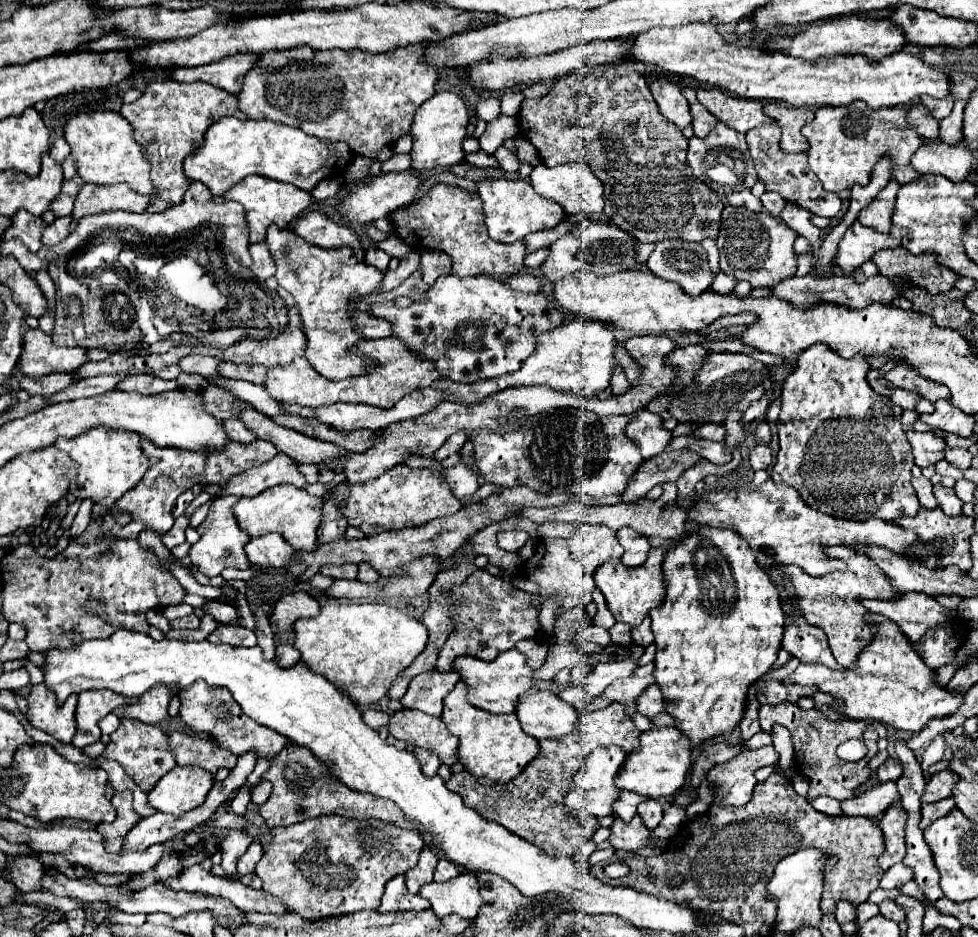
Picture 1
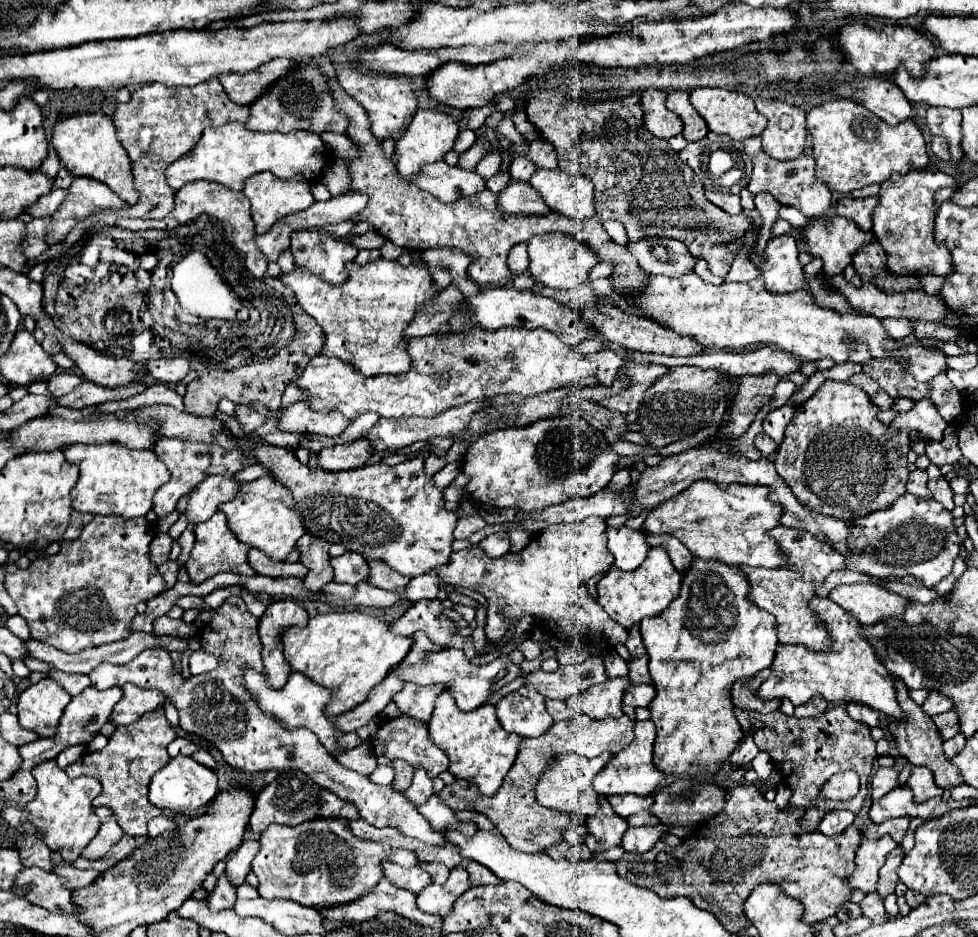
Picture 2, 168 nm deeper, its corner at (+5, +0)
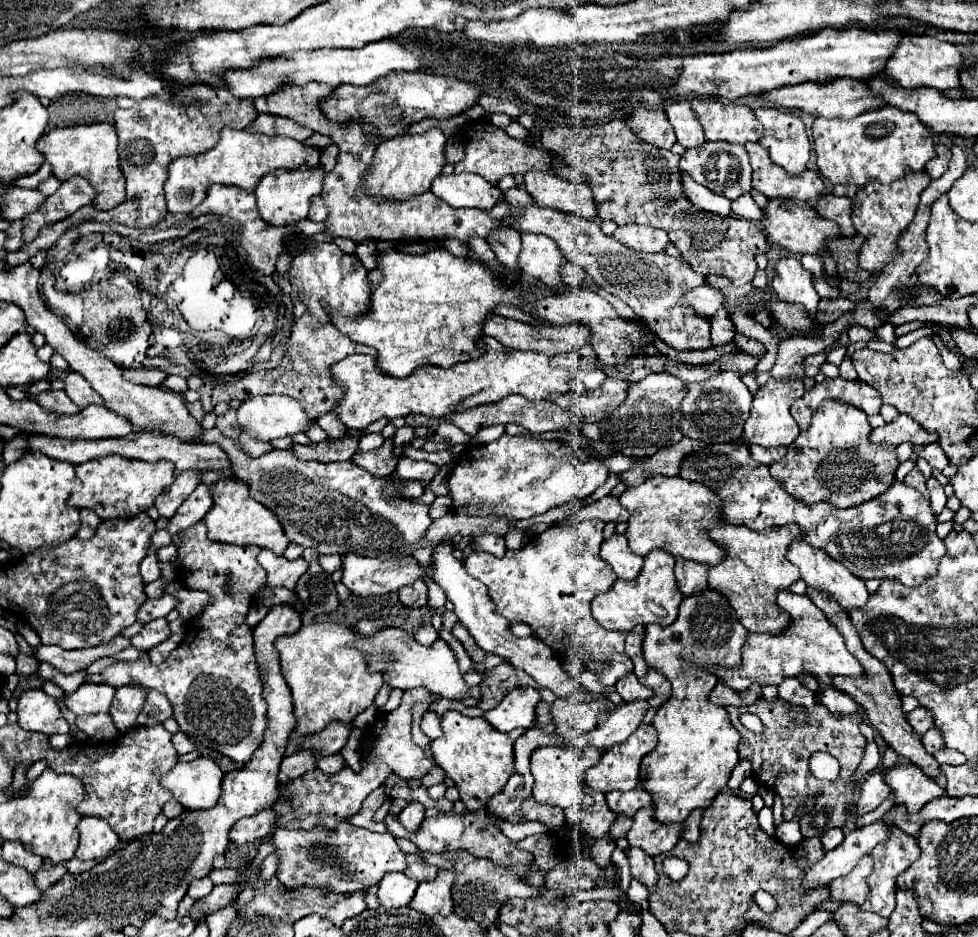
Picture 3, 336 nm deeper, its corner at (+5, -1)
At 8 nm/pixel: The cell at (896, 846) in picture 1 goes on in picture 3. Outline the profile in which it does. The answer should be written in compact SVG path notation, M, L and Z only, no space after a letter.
M864 855L846 877L838 877L828 885L830 901L844 901L844 903L848 901L862 905L866 897L866 877L870 875L870 869L872 869L870 857Z

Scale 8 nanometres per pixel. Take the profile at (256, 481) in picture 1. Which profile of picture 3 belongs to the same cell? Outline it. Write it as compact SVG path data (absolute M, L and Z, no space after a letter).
M198 485L190 495L188 499L178 507L176 515L168 521L168 533L174 537L178 533L182 533L184 529L188 529L190 525L198 523L204 519L204 515L212 509L214 501L210 497L210 491L206 485Z

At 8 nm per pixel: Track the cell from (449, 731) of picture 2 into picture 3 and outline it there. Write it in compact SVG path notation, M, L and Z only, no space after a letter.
M446 711L442 715L442 731L444 735L430 743L434 761L446 771L446 777L454 779L460 791L460 801L468 811L486 807L488 799L500 793L514 773L514 741L524 731L516 729L510 733L502 733L496 731L486 719L466 717L458 711Z

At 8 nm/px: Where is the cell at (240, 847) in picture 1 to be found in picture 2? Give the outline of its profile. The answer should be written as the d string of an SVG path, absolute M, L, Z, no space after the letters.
M222 874L218 878L216 888L208 896L208 904L214 910L222 910L222 908L232 908L234 900L236 900L236 886L230 882L230 878L226 874Z

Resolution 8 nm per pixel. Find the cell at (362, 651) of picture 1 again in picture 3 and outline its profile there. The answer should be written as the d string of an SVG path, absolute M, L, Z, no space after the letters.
M336 621L304 625L298 633L290 637L278 637L276 649L280 653L282 675L294 697L296 733L310 735L322 731L330 721L352 723L366 707L374 703L376 693L384 685L380 673L370 673L366 667L366 657L358 649L346 647L356 641L358 635Z

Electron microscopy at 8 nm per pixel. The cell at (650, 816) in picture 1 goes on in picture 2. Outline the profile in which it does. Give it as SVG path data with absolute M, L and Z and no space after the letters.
M636 826L636 828L628 828L626 836L622 838L622 846L626 852L646 852L650 850L662 834L668 834L670 828L666 826Z

